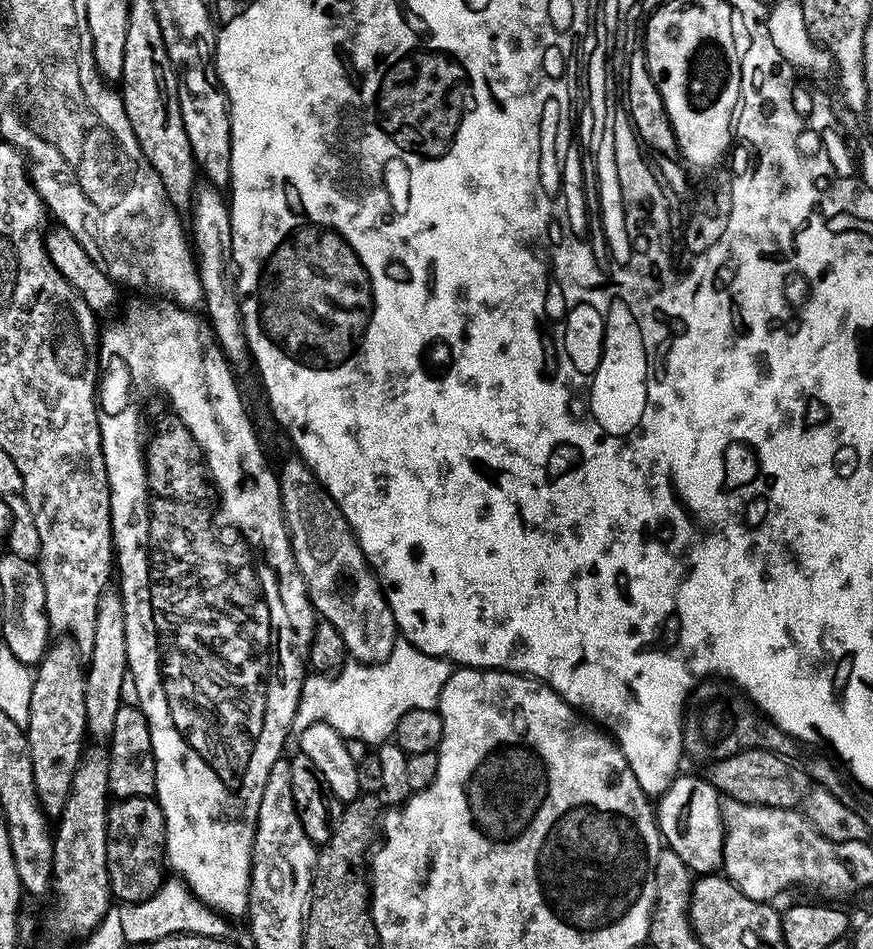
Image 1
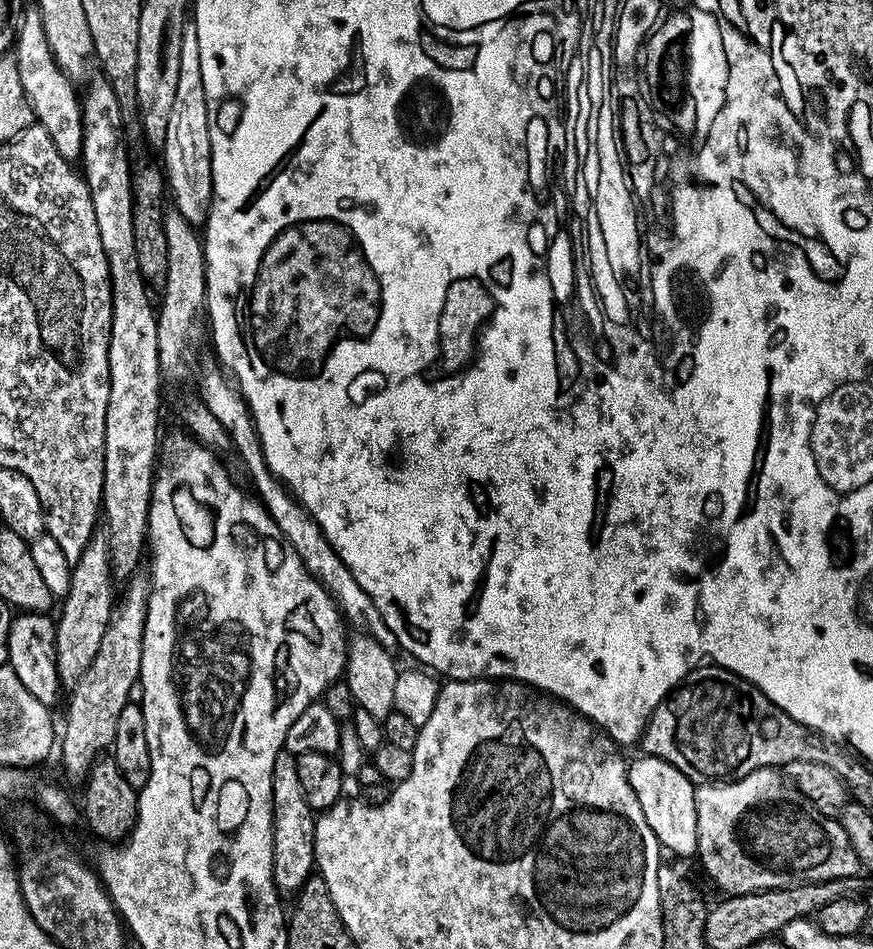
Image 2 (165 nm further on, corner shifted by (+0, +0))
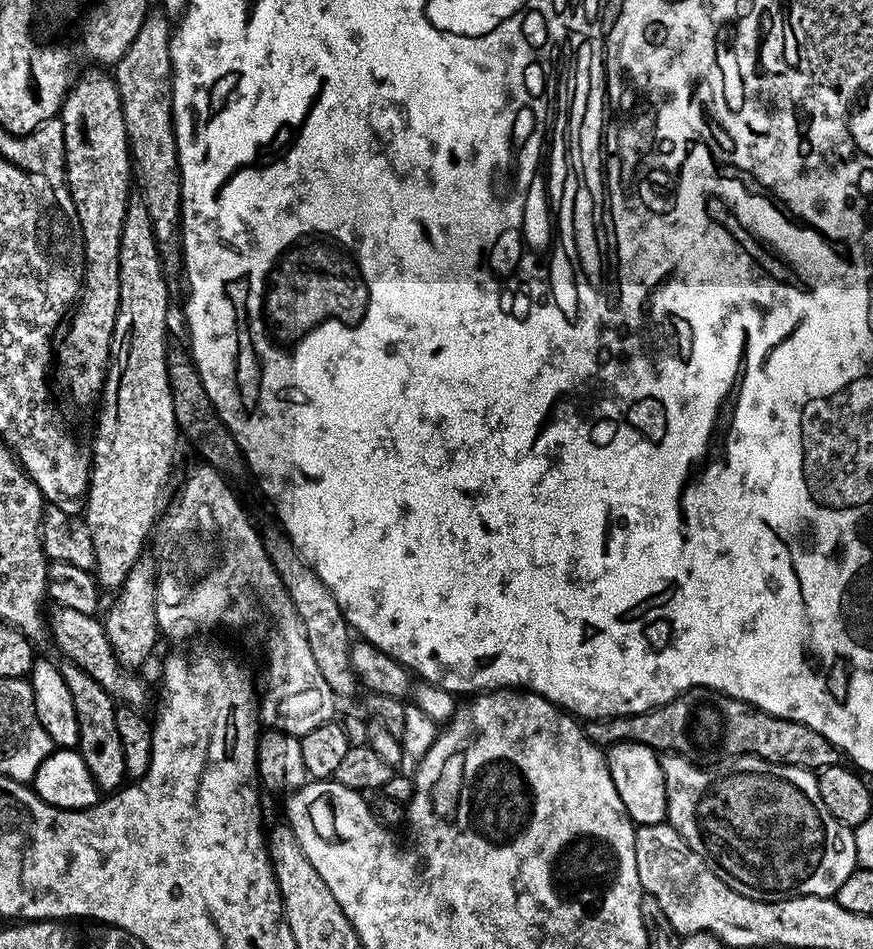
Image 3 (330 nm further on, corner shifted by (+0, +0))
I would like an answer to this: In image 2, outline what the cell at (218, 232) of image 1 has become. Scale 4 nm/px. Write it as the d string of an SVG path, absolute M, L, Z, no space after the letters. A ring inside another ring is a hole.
M185 27L184 37L182 38L182 52L178 54L178 87L175 88L174 103L170 109L170 119L166 126L166 138L164 139L164 147L162 149L162 169L166 177L166 188L170 193L170 200L174 203L175 211L182 214L182 218L186 218L186 222L190 222L193 226L203 225L204 221L208 219L208 211L212 205L212 155L210 154L210 122L208 121L208 111L206 110L206 92L202 90L202 62L198 58L198 38L196 37L195 27Z

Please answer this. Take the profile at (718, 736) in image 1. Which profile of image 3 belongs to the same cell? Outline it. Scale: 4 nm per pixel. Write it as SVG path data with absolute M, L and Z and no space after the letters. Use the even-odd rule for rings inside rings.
M691 688L689 692L674 697L670 703L652 708L649 712L592 718L583 725L583 729L604 750L613 744L641 744L653 748L657 754L667 750L705 766L734 756L757 756L766 762L816 770L825 764L839 764L842 760L840 749L822 738L816 730L810 730L810 726L778 718L744 700L735 700L733 696L713 692L710 688Z

